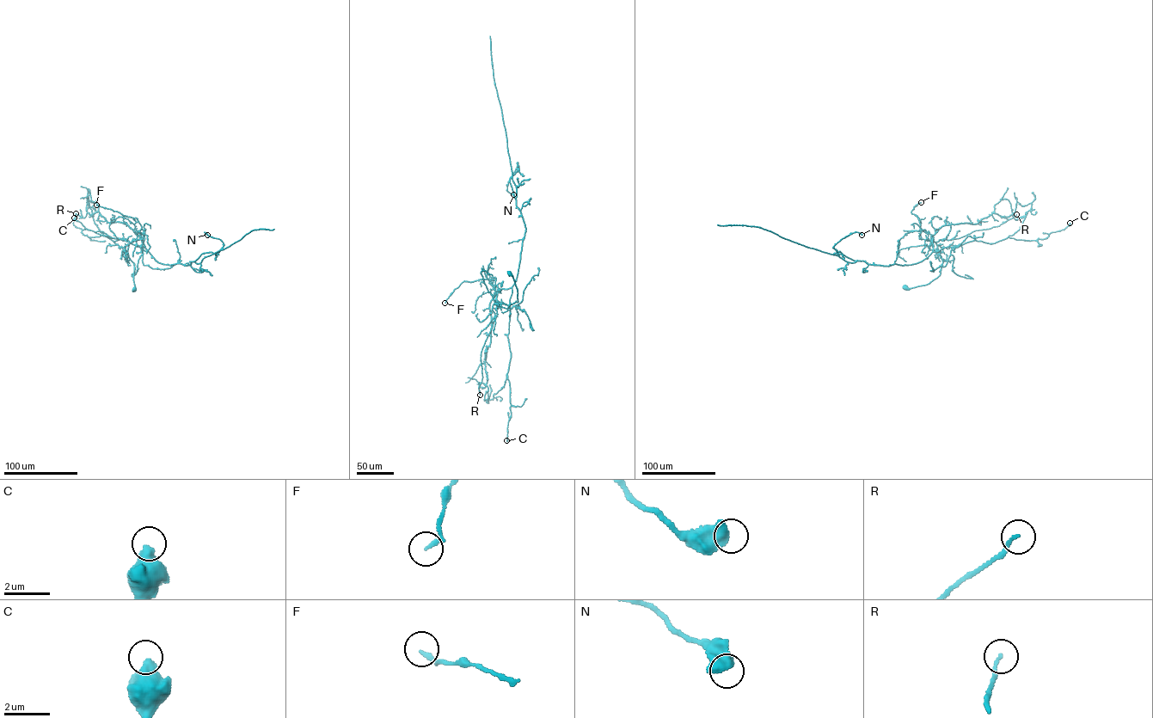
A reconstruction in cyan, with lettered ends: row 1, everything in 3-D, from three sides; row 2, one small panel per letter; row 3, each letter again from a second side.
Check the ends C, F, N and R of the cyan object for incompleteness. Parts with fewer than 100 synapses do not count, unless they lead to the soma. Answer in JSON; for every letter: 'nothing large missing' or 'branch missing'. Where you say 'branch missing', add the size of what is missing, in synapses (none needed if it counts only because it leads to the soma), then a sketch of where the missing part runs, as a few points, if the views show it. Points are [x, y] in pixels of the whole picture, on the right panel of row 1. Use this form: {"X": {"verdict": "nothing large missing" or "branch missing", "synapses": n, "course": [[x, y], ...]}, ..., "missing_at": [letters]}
{"C": {"verdict": "nothing large missing"}, "F": {"verdict": "nothing large missing"}, "N": {"verdict": "nothing large missing"}, "R": {"verdict": "nothing large missing"}, "missing_at": []}

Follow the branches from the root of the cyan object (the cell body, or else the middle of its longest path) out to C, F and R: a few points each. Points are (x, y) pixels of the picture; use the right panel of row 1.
C: (904, 287), (927, 284), (940, 274), (942, 260), (931, 236), (937, 252), (975, 240), (1043, 239), (1070, 223)
F: (904, 287), (929, 284), (939, 275), (942, 262), (933, 236), (923, 230), (918, 217), (911, 212), (921, 202)
R: (904, 287), (924, 285), (939, 275), (942, 260), (935, 242), (998, 226), (1016, 214)

